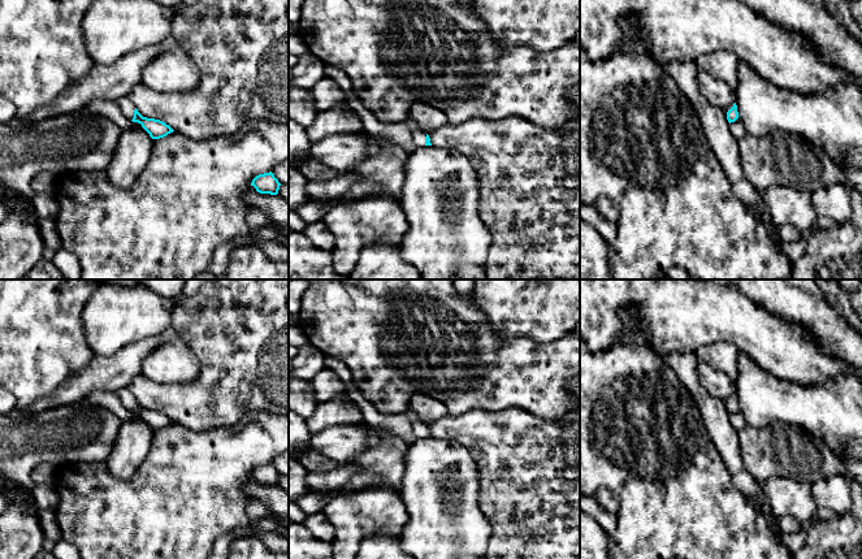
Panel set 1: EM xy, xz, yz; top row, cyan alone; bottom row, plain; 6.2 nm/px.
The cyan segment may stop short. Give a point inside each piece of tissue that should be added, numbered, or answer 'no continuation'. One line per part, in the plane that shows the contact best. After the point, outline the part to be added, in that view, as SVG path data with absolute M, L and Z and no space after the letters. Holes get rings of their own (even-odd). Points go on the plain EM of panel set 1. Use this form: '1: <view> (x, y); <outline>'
1: xy (128, 399); M127 387L120 389L114 391L118 398L121 399L122 404L129 410L133 411L135 396L127 390Z

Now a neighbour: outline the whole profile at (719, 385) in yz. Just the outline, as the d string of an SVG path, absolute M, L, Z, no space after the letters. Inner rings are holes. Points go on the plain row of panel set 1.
M703 360L698 364L698 377L702 386L715 398L724 400L736 394L736 382Z

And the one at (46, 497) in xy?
M55 482L36 484L34 488L35 506L39 510L55 511L59 503Z

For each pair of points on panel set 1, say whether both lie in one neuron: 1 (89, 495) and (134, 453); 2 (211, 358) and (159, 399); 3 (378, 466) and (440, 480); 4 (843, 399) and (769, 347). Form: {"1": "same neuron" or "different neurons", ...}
{"1": "different neurons", "2": "same neuron", "3": "different neurons", "4": "different neurons"}

